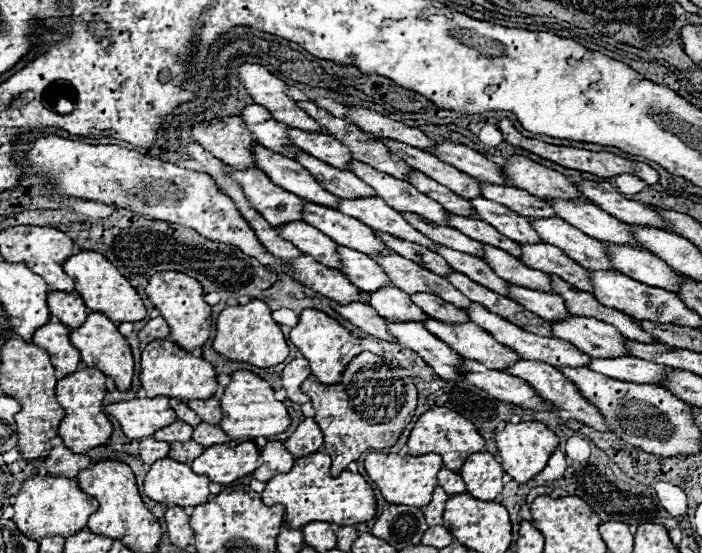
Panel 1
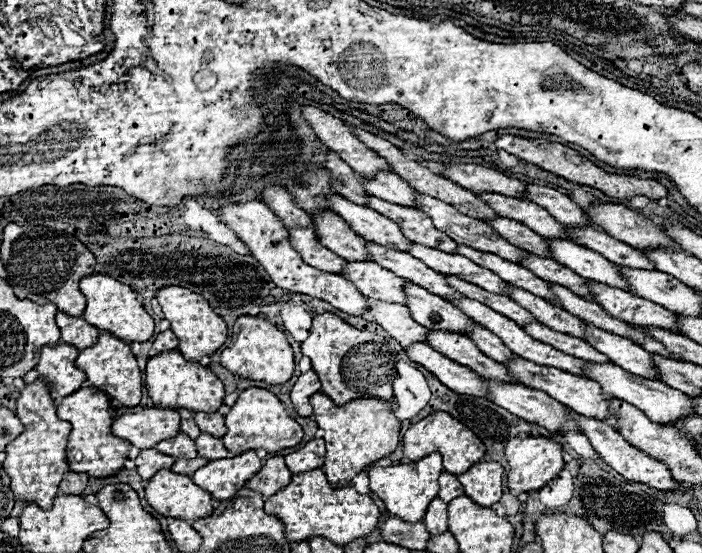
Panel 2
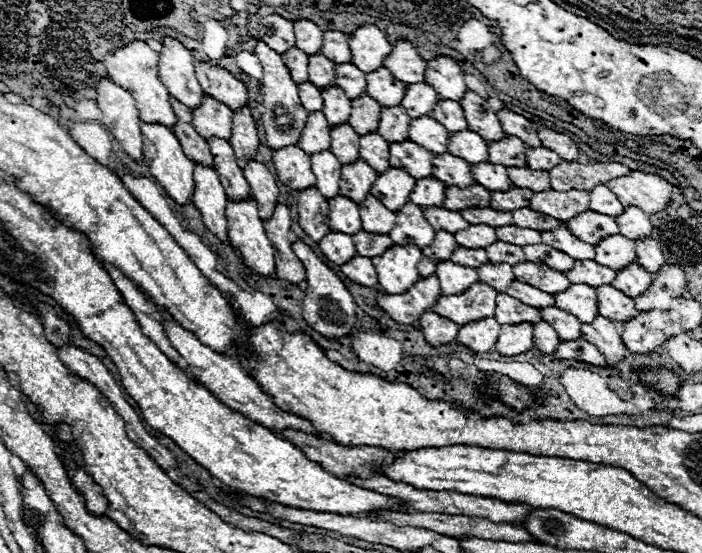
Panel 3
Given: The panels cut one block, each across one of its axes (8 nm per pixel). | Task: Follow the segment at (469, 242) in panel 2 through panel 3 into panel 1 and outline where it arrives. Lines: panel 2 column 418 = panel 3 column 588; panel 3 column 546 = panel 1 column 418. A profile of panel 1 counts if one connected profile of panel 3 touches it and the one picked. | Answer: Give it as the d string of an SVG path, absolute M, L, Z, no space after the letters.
M354 160L352 164L352 172L364 180L366 184L370 184L376 194L386 200L386 204L390 204L392 208L396 208L398 212L414 212L430 222L442 224L442 226L450 226L448 224L448 212L444 212L444 208L430 200L428 196L422 196L422 192L418 192L412 184L404 182L404 180L396 180L388 174L382 174L374 168L370 168L368 164L362 164L358 160Z

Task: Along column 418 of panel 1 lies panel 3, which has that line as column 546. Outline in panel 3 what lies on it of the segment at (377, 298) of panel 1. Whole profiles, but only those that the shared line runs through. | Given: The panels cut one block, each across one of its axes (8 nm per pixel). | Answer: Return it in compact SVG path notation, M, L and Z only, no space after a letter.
M544 308L544 310L540 310L540 314L544 316L544 322L552 324L552 328L560 336L560 340L582 338L582 330L580 330L582 324L576 320L576 316L572 316L568 312L560 312L560 308Z

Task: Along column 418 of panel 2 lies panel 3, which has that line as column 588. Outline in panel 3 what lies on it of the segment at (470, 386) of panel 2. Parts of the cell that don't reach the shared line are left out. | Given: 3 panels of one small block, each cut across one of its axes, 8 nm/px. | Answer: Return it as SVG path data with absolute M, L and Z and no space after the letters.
M582 338L574 342L560 342L554 356L558 360L578 360L578 362L586 362L592 366L606 366L604 354L594 344L588 344Z

